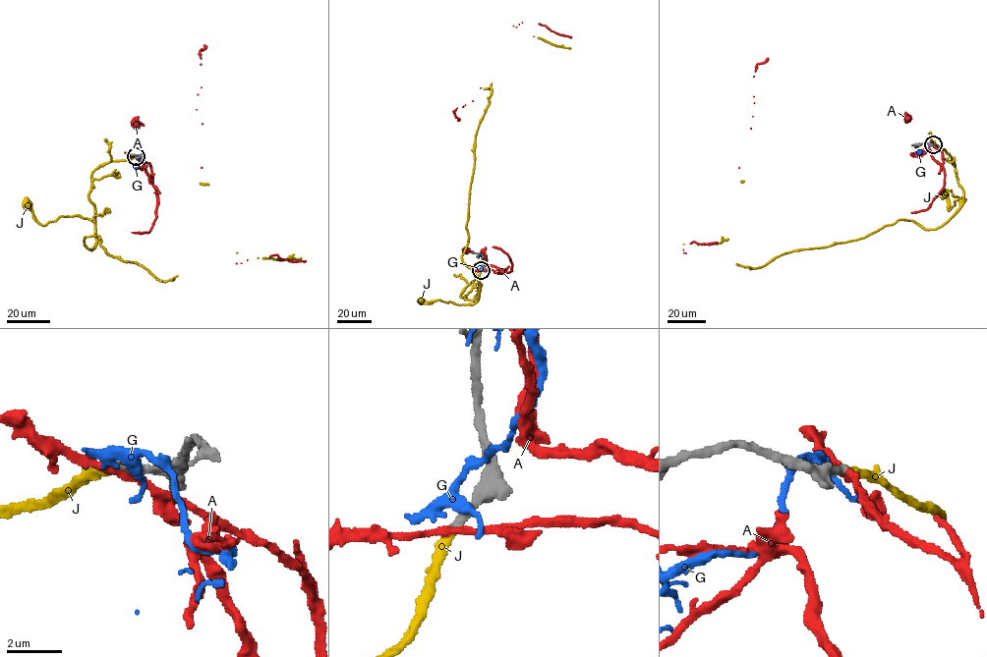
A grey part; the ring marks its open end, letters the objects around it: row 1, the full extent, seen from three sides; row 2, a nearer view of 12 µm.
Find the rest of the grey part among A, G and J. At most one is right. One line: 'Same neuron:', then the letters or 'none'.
Same neuron: J

